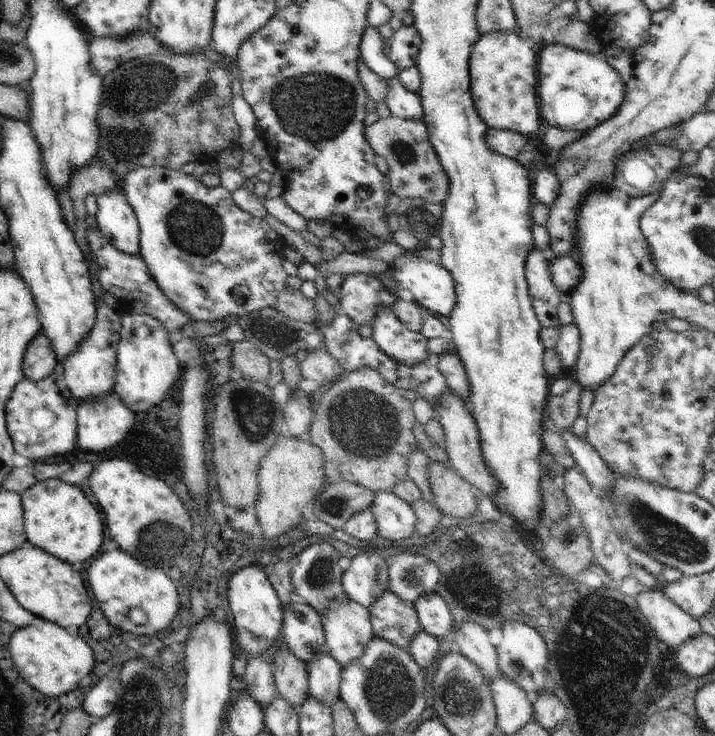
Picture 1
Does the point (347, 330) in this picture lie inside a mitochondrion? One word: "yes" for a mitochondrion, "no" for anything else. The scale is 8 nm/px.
no

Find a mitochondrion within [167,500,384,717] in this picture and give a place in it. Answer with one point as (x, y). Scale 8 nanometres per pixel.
(321, 578)

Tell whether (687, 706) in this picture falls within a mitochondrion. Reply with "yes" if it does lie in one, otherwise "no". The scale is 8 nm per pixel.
no

